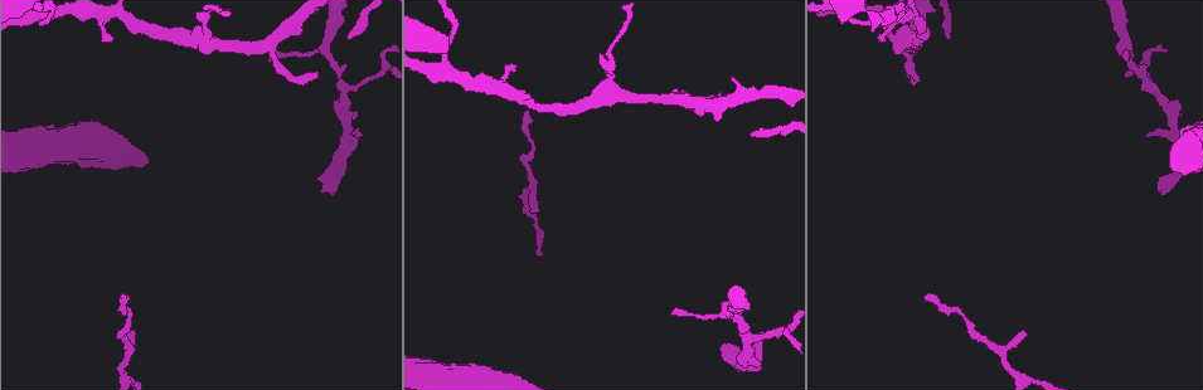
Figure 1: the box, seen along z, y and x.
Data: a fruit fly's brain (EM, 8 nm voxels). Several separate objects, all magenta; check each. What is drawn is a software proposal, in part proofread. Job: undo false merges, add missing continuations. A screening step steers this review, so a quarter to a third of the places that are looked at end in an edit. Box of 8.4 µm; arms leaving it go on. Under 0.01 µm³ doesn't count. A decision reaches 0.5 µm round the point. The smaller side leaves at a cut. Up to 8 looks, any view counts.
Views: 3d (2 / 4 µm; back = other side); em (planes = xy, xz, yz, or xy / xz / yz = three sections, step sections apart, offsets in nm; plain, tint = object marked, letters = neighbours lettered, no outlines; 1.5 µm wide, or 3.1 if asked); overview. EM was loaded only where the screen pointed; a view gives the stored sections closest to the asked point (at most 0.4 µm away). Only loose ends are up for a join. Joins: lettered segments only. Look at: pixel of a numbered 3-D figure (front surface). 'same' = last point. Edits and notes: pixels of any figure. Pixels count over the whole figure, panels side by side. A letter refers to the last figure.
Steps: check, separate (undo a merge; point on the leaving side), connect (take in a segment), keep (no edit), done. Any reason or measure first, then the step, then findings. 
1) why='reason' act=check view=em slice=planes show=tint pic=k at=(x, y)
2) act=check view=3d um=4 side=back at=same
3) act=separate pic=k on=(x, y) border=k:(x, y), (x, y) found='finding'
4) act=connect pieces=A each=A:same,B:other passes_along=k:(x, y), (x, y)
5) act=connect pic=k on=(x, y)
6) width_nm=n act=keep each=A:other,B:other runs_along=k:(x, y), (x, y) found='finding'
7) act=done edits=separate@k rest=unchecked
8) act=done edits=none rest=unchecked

why='branch stops here' act=check view=em slice=planes show=letters pic=1 at=(109, 40)

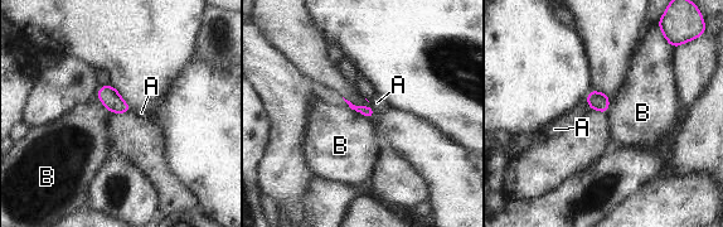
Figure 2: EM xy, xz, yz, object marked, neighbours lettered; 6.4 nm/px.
act=connect pieces=A each=A:same,B:other passes_along=2:(598, 101), (588, 106), (577, 112) found='the cell continues'

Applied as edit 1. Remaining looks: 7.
why='an open end' act=check view=em slice=planes show=letters pic=1 at=(123, 299)

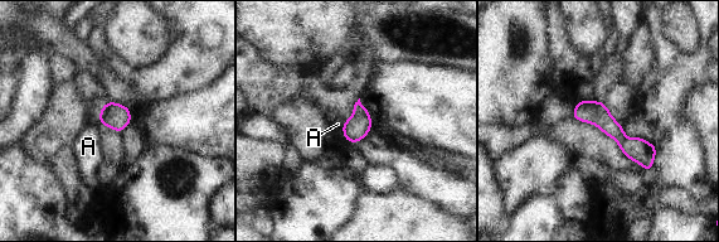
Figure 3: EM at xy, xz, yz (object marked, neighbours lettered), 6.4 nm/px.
longest_contact=A:70nm act=keep each=A:other runs_along=3:(579, 105), (596, 112), (649, 165) found='none of them fits'

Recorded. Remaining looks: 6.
why='an open end' act=check view=3d um=4 pic=1 at=(1159, 191)

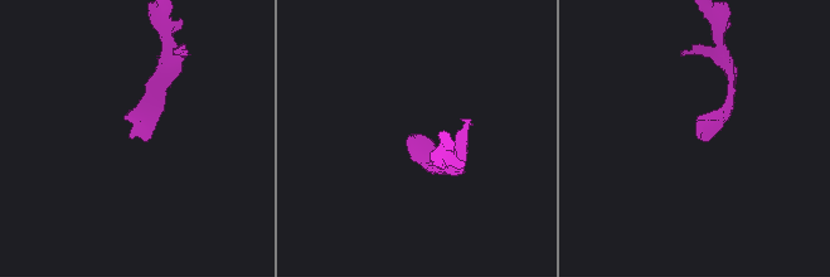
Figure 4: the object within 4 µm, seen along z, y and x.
act=check view=em slice=planes show=letters pic=4 at=(698, 137)

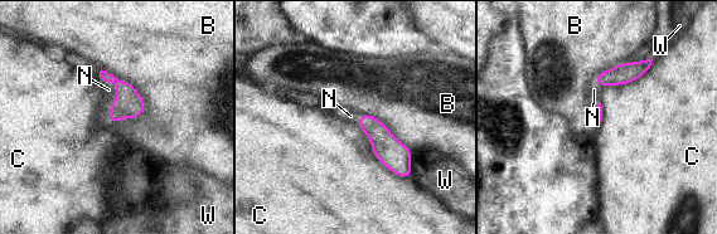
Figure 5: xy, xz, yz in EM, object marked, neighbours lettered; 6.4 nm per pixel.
act=connect pieces=N each=B:other,C:other,N:same,W:other passes_along=5:(127, 103), (116, 93), (108, 89) found='it goes on there'

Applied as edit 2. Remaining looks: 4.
act=done edits=connect@2,connect@5 rest=unchecked

